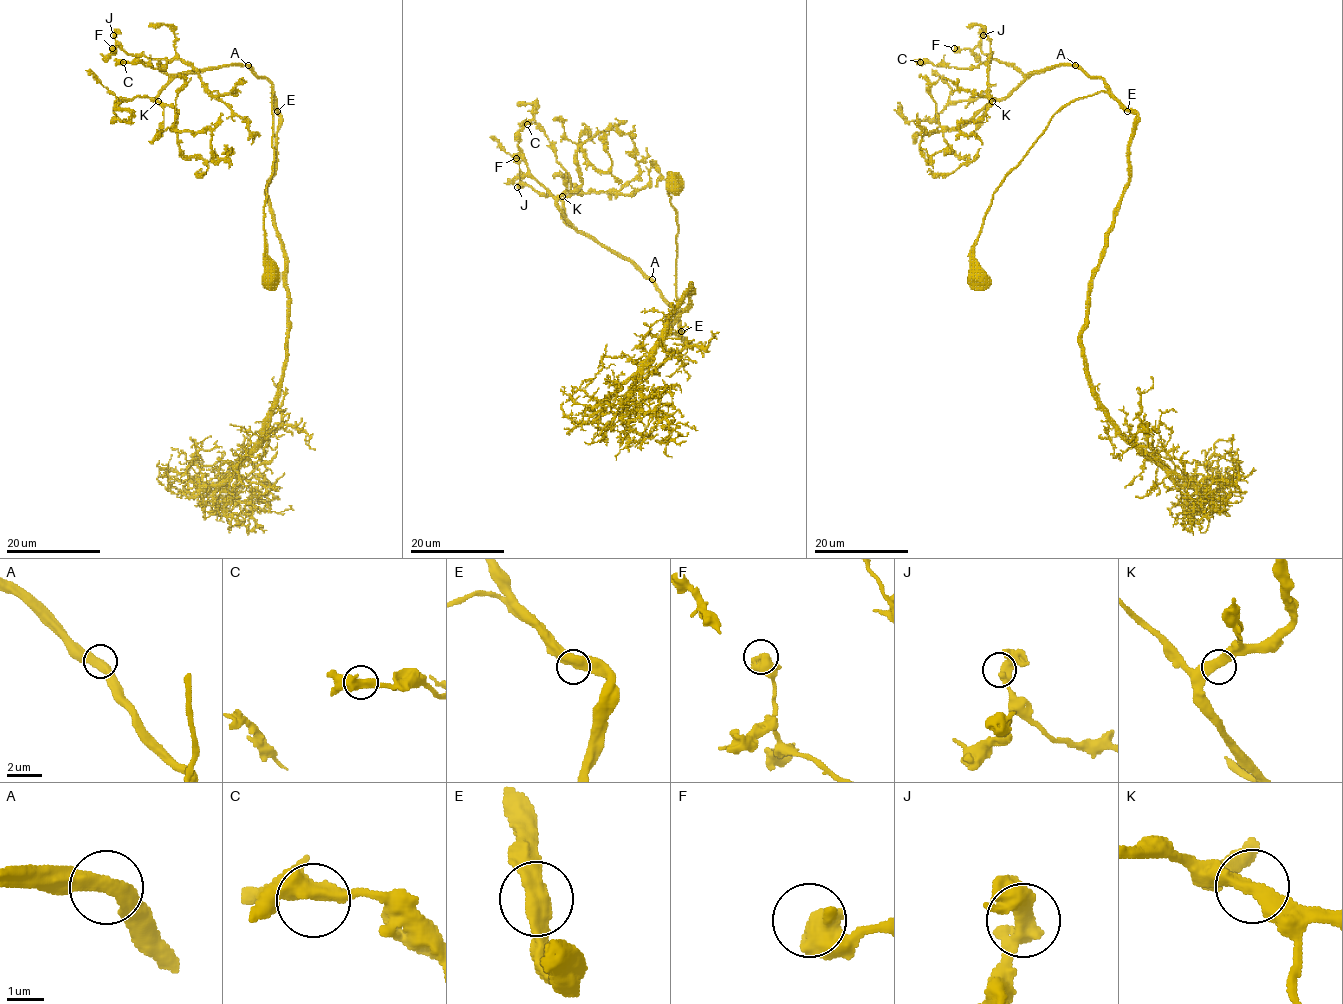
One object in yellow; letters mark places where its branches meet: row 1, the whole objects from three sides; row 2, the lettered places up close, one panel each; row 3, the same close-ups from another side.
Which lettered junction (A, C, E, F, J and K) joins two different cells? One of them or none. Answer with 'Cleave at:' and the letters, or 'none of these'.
Cleave at: none of these

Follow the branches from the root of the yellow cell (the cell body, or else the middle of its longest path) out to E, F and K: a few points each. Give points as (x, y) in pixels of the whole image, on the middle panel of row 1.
E: (676, 184), (680, 178), (668, 181), (668, 194), (678, 223), (676, 318), (681, 331)
F: (676, 184), (668, 181), (676, 311), (629, 261), (572, 228), (559, 200), (526, 185), (516, 158)
K: (676, 184), (680, 178), (668, 181), (678, 223), (676, 311), (635, 266), (576, 228), (557, 204), (562, 196)

